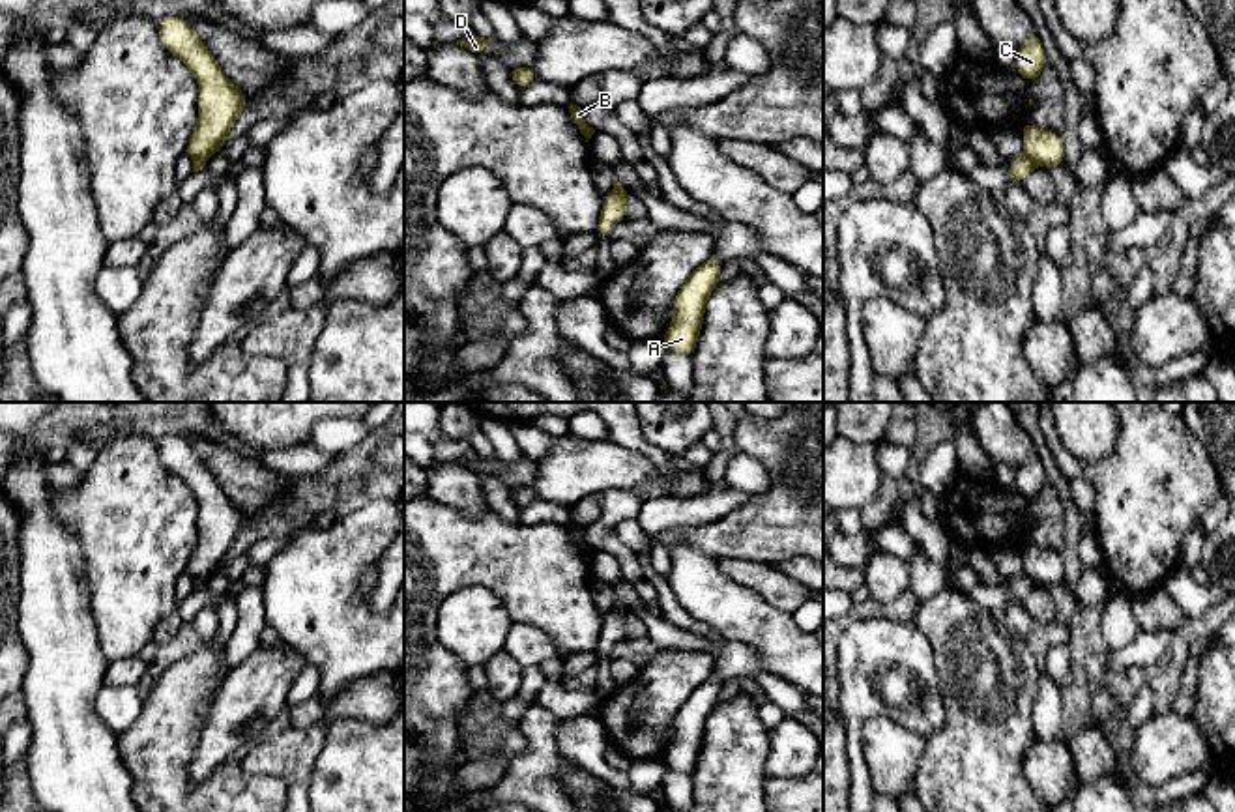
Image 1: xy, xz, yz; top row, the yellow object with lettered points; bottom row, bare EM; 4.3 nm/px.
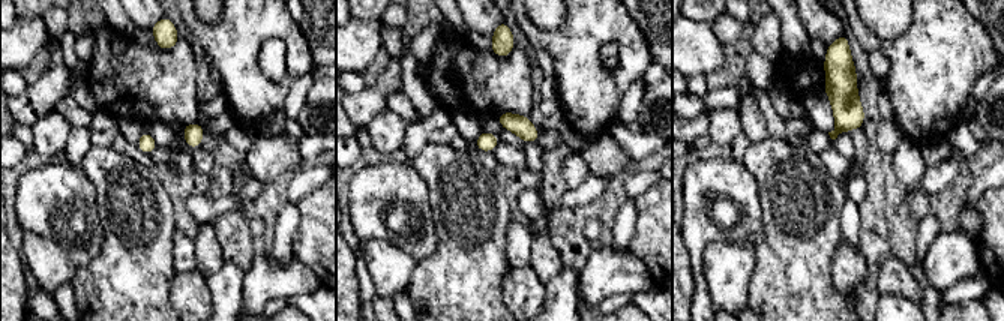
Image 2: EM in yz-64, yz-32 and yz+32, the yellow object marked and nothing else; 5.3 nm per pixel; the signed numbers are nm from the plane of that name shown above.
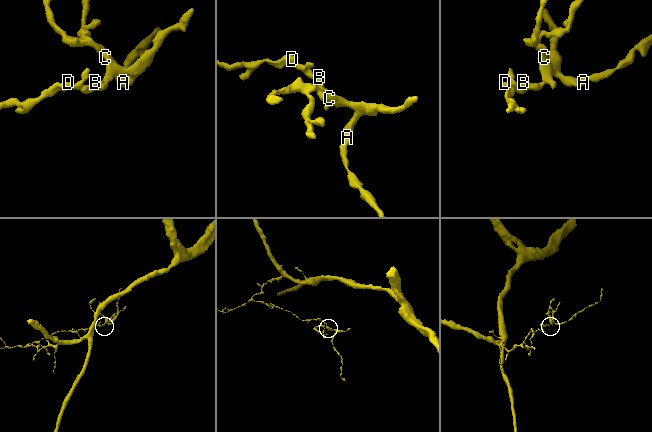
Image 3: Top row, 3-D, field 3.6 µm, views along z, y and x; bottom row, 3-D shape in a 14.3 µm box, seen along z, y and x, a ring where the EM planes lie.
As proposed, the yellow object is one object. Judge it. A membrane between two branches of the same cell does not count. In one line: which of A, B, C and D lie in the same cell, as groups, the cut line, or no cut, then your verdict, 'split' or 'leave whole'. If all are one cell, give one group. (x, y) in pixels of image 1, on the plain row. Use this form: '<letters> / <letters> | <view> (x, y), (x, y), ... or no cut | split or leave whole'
A C / B D | yz (1026, 575), (1035, 582) | split

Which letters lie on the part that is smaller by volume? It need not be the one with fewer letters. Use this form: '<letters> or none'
A, C

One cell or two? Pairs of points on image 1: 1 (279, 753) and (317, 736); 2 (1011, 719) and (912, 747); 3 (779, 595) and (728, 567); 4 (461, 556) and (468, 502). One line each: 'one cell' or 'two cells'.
1: one cell
2: two cells
3: one cell
4: two cells

